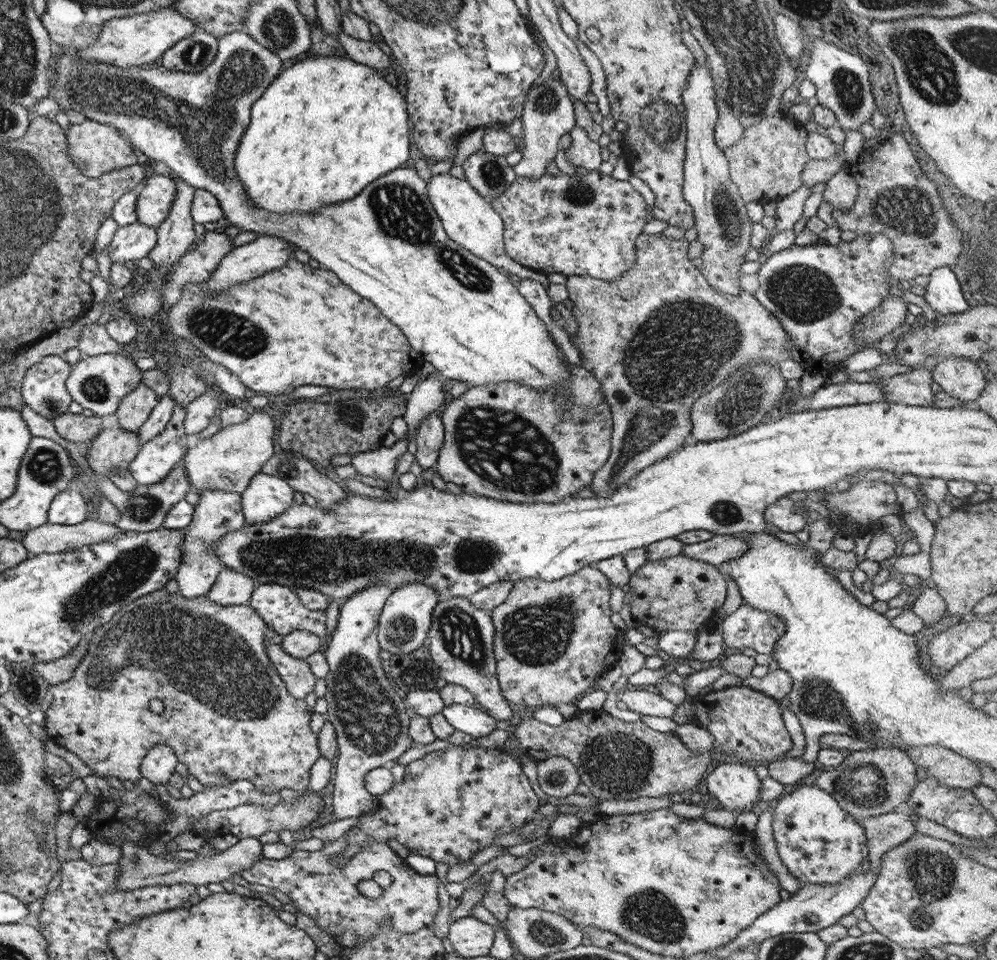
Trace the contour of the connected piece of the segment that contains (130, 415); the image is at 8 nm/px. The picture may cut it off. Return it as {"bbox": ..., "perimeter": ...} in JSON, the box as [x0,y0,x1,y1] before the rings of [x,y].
{"bbox":[116,383,158,431],"perimeter":[[[141,383],[120,401],[116,411],[118,426],[126,431],[139,431],[156,404],[158,404],[156,392]]]}

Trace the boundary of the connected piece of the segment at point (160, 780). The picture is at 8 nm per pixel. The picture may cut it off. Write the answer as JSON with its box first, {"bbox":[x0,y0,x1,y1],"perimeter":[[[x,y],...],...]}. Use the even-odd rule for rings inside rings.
{"bbox":[140,743,179,784],"perimeter":[[[158,743],[150,749],[140,765],[141,776],[154,784],[166,784],[172,772],[179,767],[178,757],[172,747]]]}

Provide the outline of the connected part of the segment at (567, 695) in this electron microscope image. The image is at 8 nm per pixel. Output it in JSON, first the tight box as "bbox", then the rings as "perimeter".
{"bbox":[490,565,624,720],"perimeter":[[[589,565],[561,580],[527,579],[513,584],[510,595],[490,613],[495,627],[493,652],[497,661],[497,679],[506,702],[555,708],[565,720],[580,712],[572,702],[580,694],[596,688],[597,679],[619,663],[624,648],[624,632],[615,628],[610,620],[611,587],[604,573]]]}

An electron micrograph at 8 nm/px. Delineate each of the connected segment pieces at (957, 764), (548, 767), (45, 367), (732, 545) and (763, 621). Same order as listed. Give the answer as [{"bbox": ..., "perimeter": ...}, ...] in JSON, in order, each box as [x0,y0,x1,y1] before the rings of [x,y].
[{"bbox":[907,745,981,789],"perimeter":[[[920,745],[907,749],[917,767],[923,767],[938,783],[952,788],[970,789],[981,784],[981,769],[964,755],[938,745]]]},{"bbox":[537,756,581,797],"perimeter":[[[552,756],[537,765],[538,786],[555,797],[570,796],[581,783],[576,766],[569,758]]]},{"bbox":[21,355,72,419],"perimeter":[[[60,355],[43,356],[28,368],[21,387],[22,399],[36,413],[55,419],[72,404],[65,388],[72,366]]]},{"bbox":[680,535,748,566],"perimeter":[[[714,535],[710,540],[687,544],[680,554],[702,562],[720,566],[748,552],[748,541],[738,535]]]},{"bbox":[722,604,786,669],"perimeter":[[[742,604],[723,621],[722,638],[730,649],[752,648],[770,656],[769,668],[778,669],[774,648],[786,630],[785,621],[774,612],[763,612]]]}]

